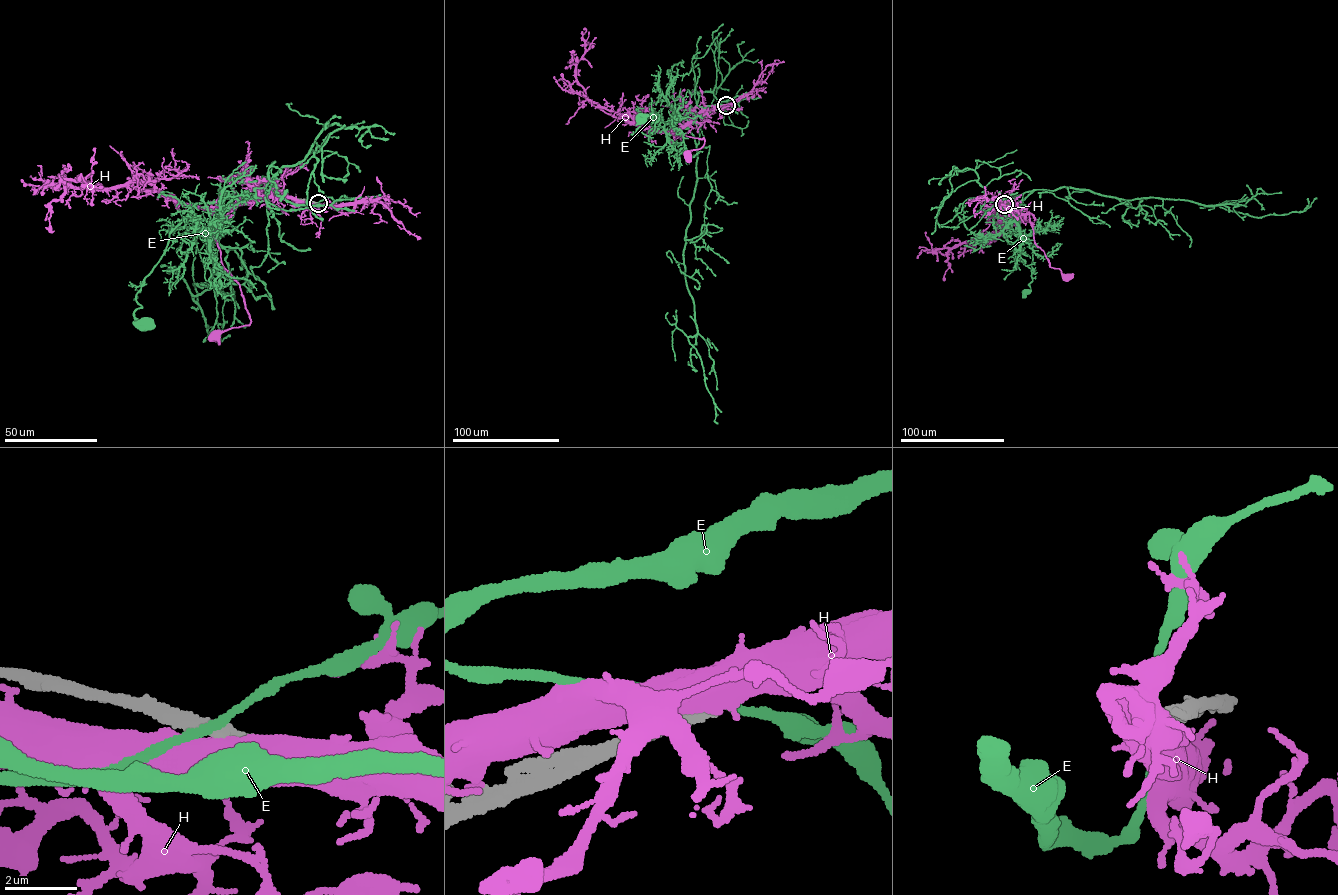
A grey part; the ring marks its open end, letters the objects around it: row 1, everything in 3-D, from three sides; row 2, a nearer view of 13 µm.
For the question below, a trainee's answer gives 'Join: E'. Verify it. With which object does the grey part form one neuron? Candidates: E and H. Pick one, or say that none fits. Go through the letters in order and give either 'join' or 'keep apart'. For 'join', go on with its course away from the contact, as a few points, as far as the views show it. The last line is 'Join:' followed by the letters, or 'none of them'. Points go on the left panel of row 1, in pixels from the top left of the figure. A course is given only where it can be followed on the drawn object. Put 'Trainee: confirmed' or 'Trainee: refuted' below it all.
E: keep apart
H: keep apart
Join: none of them
Trainee: refuted

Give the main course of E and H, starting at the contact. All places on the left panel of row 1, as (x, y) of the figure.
E: (317, 203), (286, 201), (266, 177), (226, 205), (198, 202), (136, 295), (134, 317), (144, 321)
H: (317, 203), (262, 196), (229, 206), (214, 238), (251, 319), (214, 335)

